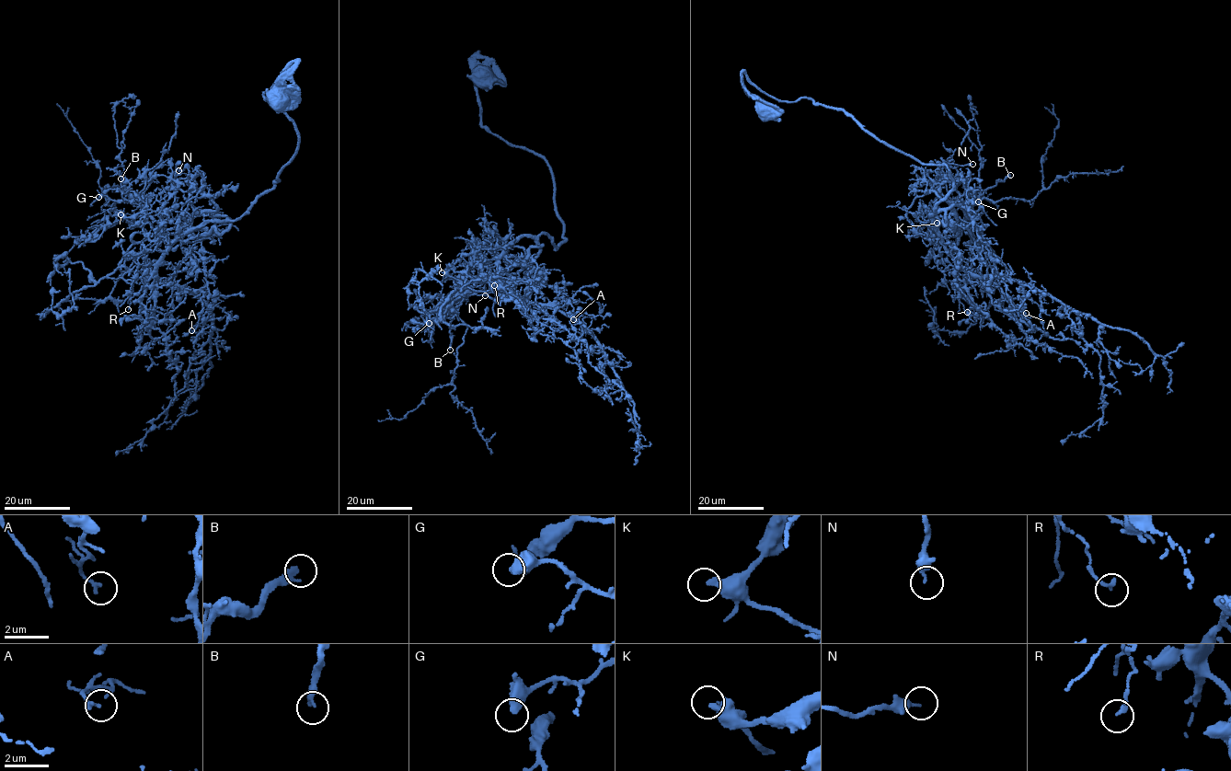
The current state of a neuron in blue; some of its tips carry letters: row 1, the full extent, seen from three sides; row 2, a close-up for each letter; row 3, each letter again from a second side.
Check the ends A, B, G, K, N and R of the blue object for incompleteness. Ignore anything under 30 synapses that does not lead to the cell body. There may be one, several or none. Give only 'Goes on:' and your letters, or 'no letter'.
Goes on: B

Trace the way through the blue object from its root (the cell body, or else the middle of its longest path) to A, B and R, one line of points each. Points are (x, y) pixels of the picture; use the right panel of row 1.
A: (766, 109), (743, 71), (945, 165), (951, 191), (928, 214), (963, 268), (1019, 281), (1026, 313)
B: (766, 109), (743, 71), (945, 165), (937, 211), (971, 218), (969, 197), (1010, 175)
R: (766, 109), (743, 71), (947, 166), (951, 191), (928, 214), (964, 272), (967, 312)

